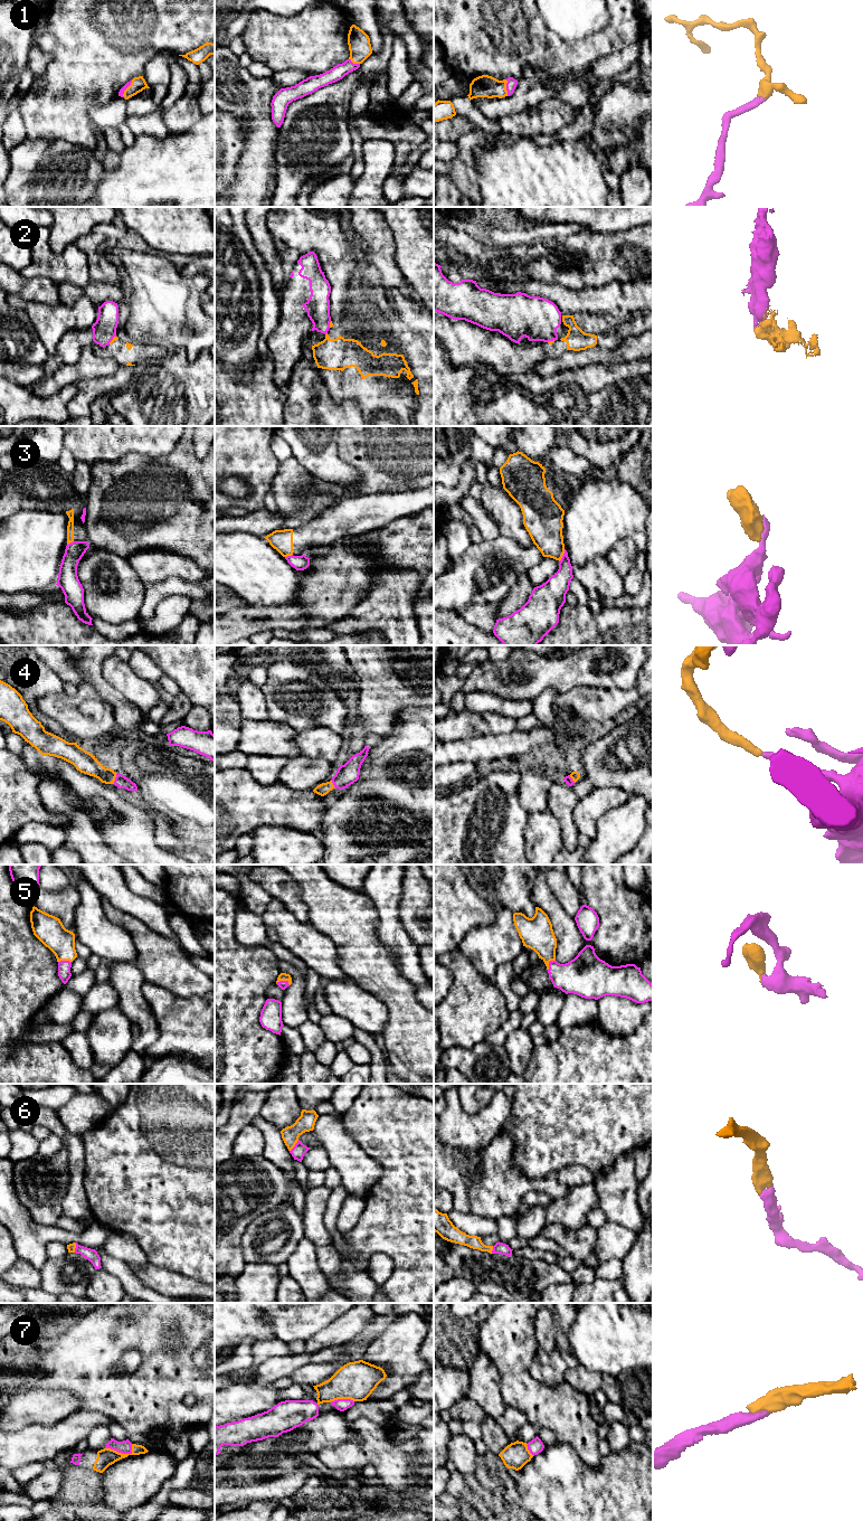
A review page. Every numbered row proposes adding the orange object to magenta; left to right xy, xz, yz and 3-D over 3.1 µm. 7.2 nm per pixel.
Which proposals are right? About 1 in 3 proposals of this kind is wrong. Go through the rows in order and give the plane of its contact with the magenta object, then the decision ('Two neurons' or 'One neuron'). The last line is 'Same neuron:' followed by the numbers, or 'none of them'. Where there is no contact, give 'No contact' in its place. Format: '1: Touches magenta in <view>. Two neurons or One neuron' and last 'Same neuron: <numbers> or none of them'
1: Touches magenta in xy. One neuron
2: Touches magenta in xy. Two neurons
3: Touches magenta in yz. Two neurons
4: Touches magenta in xy. One neuron
5: Touches magenta in xz. One neuron
6: Touches magenta in xz. One neuron
7: Touches magenta in xy. One neuron
Same neuron: 1, 4, 5, 6, 7

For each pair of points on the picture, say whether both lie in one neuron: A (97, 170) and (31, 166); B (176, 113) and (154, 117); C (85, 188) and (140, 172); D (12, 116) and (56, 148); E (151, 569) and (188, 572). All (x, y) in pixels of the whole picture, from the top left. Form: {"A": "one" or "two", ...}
{"A": "one", "B": "two", "C": "two", "D": "two", "E": "one"}

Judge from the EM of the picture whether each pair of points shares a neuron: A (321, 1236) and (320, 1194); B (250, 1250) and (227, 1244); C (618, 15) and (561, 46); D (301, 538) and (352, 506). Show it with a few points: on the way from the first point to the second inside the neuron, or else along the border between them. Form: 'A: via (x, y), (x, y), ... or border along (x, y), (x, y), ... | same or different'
A: via (316, 1226), (316, 1205) | same
B: border along (250, 1224), (240, 1240), (240, 1249), (245, 1263) | different
C: via (609, 30), (593, 47), (577, 47) | same
D: via (313, 534), (323, 530), (340, 518) | same

